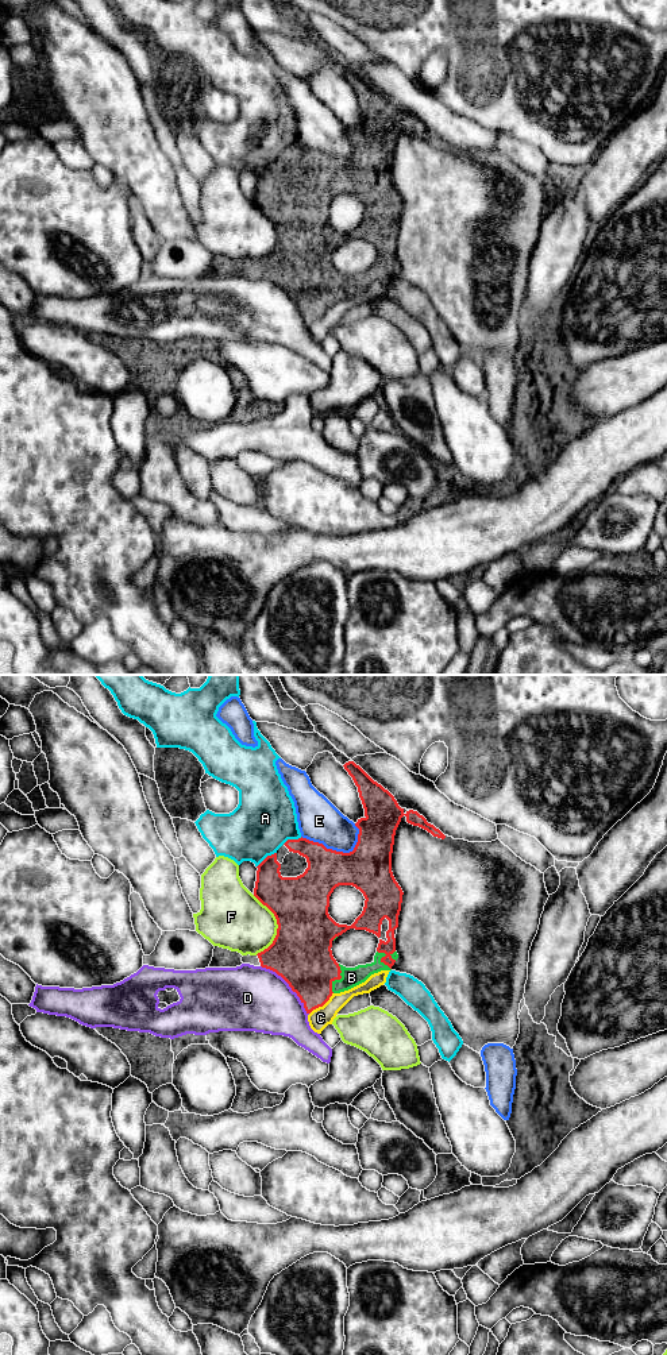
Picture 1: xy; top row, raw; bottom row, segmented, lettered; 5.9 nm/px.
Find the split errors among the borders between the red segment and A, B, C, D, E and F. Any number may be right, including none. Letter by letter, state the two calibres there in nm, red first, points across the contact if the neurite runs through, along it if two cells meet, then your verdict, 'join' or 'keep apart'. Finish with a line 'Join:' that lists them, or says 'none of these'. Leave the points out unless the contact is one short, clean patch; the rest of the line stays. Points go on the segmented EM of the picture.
A: 220/360 nm | keep apart
B: 340/120 nm | join
C: 320/120 nm | along xy (332, 992), (322, 1006), (309, 1014) | keep apart
D: 360/380 nm | keep apart
E: 280/260 nm | keep apart
F: 360/360 nm | keep apart
Join: B

